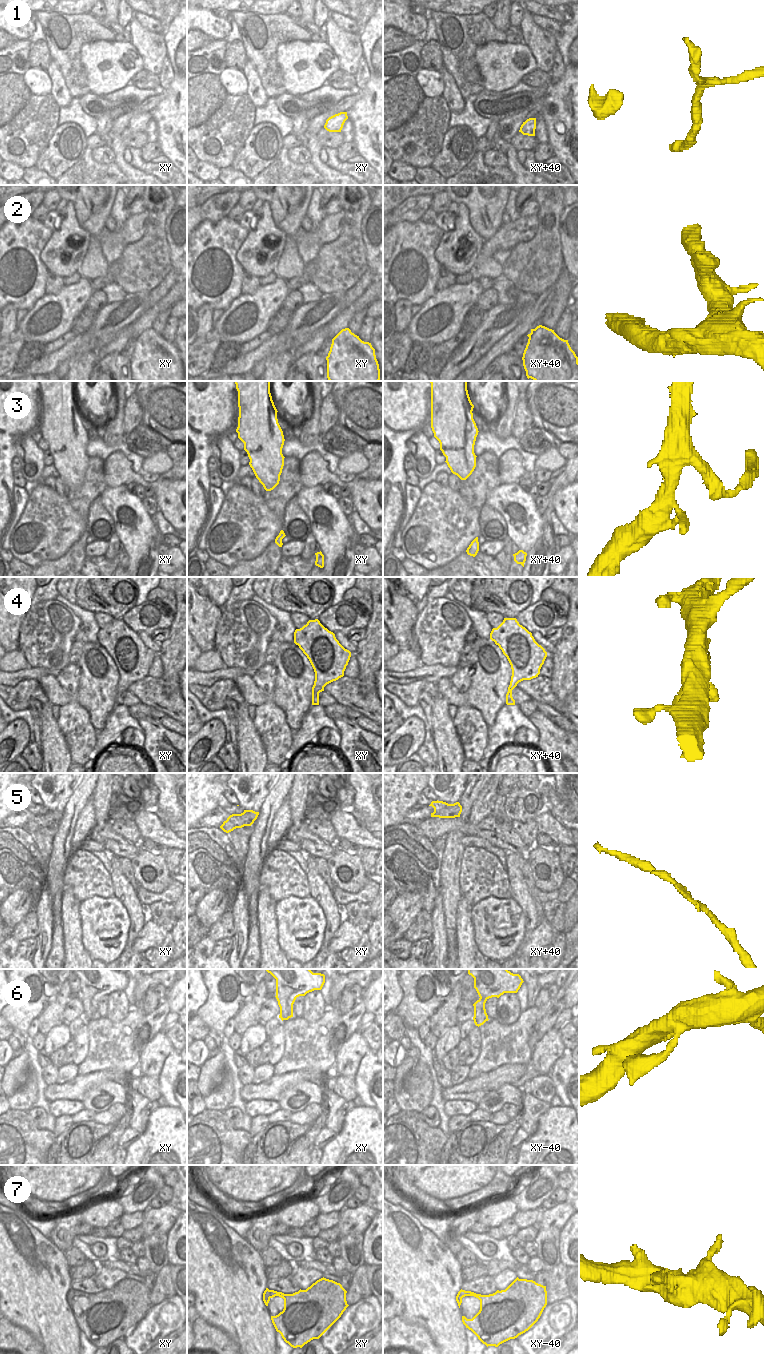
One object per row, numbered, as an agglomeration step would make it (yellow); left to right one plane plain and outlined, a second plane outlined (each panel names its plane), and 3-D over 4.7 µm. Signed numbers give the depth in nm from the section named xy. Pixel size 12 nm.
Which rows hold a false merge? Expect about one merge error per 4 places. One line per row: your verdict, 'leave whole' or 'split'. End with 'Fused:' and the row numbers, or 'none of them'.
1: leave whole
2: leave whole
3: leave whole
4: leave whole
5: split
6: leave whole
7: leave whole
Fused: 5

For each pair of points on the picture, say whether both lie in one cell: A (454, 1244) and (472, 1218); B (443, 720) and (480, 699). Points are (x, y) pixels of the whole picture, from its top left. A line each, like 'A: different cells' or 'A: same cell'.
A: same cell
B: different cells

